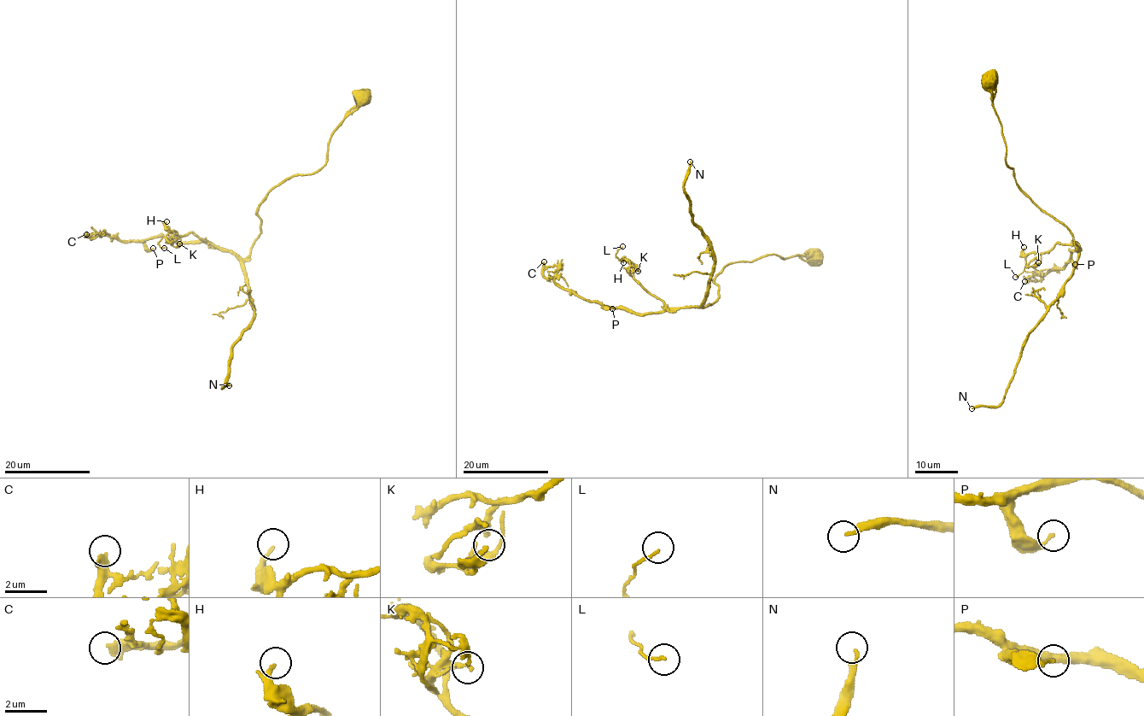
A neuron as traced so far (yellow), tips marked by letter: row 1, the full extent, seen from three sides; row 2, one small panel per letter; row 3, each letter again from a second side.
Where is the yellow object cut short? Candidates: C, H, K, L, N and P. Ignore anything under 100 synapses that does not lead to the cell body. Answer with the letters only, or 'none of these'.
N

